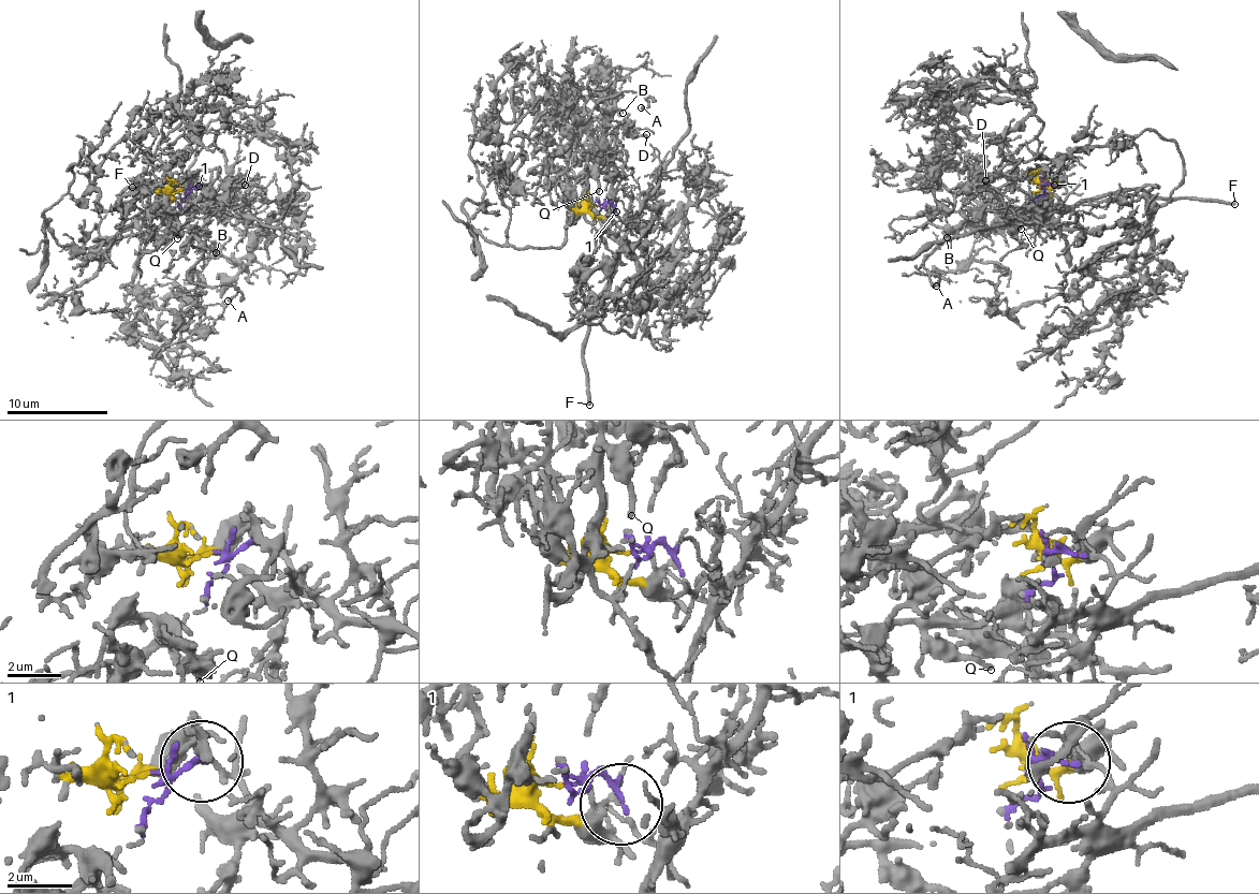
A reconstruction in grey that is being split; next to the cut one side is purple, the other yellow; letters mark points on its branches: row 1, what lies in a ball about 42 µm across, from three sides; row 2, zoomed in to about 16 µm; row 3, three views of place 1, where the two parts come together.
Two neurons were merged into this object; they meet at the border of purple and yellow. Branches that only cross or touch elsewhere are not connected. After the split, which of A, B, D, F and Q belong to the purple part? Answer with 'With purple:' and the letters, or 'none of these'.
With purple: F

